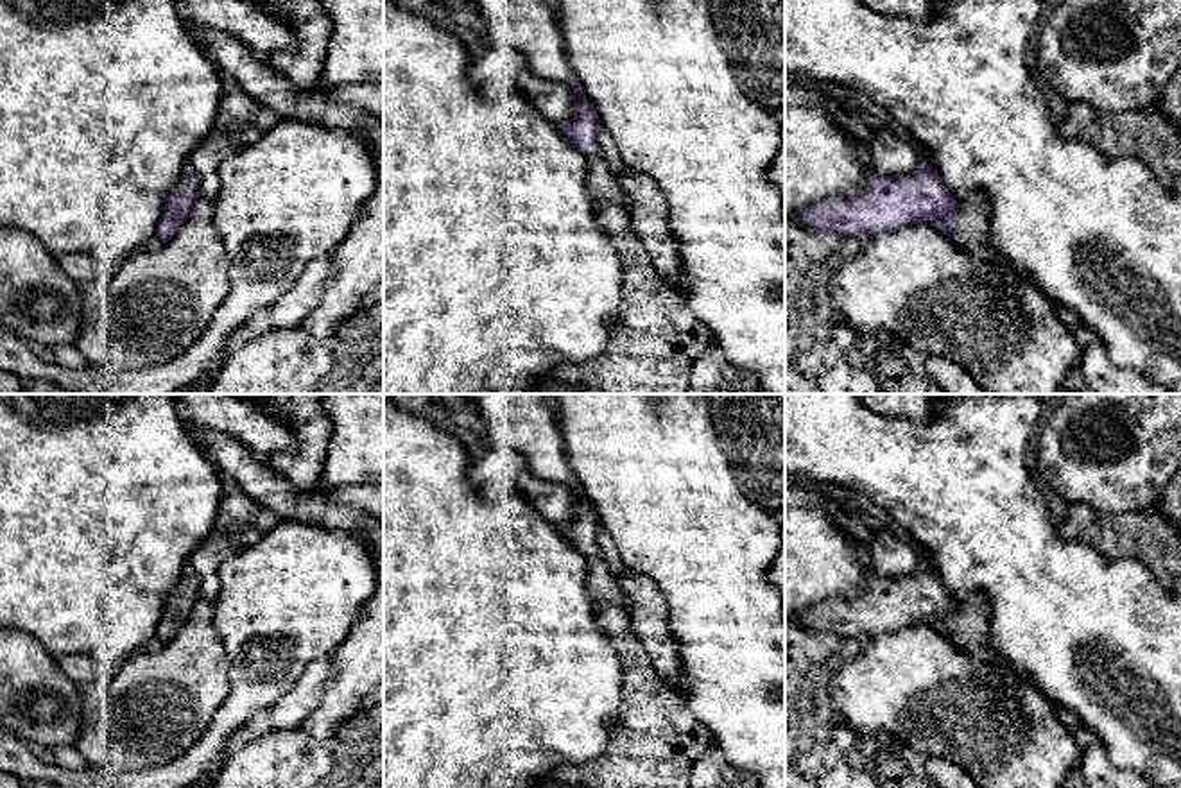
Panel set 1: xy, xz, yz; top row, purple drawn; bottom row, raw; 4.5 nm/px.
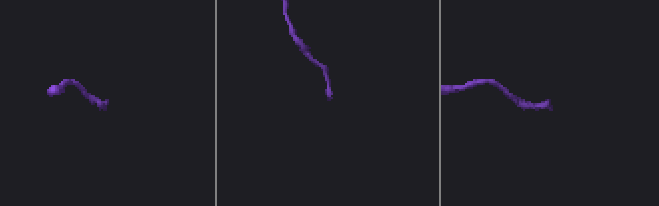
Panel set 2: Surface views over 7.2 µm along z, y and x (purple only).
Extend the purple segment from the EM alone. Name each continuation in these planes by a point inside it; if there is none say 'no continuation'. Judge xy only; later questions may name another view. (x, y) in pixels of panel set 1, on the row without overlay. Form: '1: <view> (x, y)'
1: xy (192, 582)

